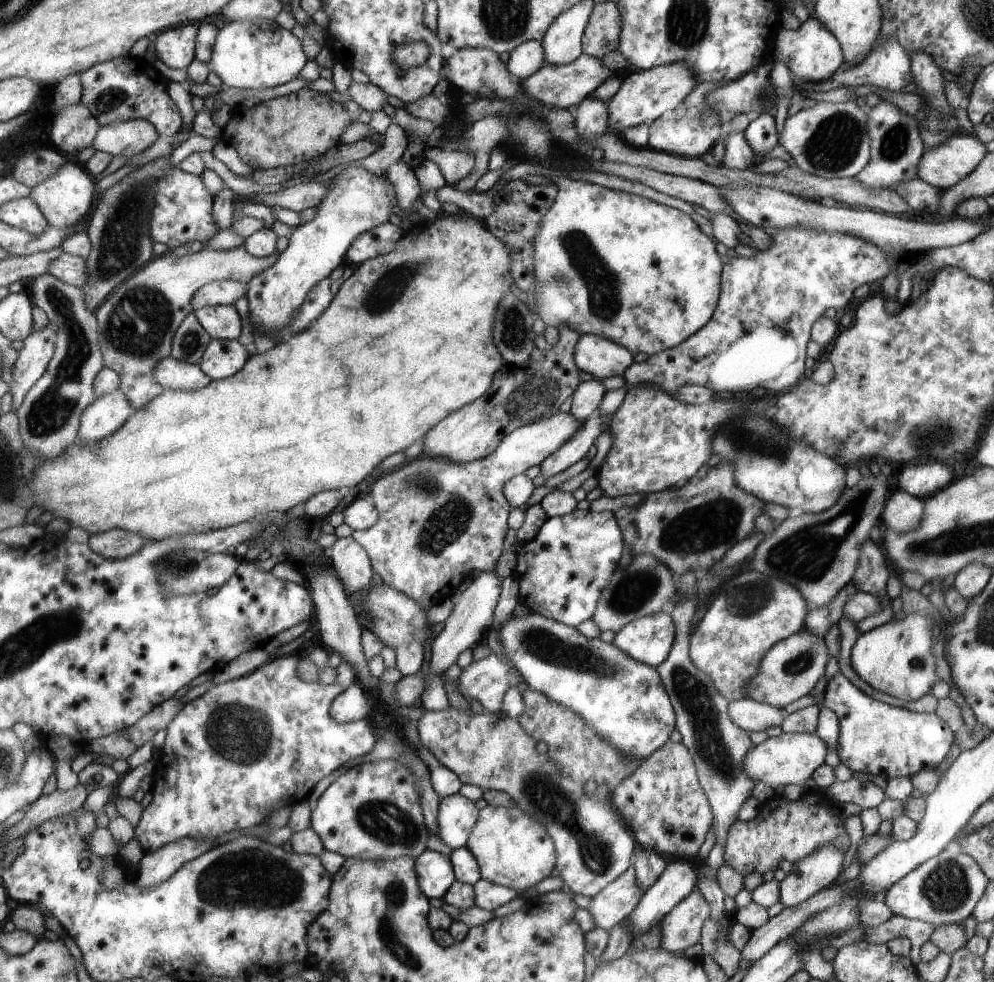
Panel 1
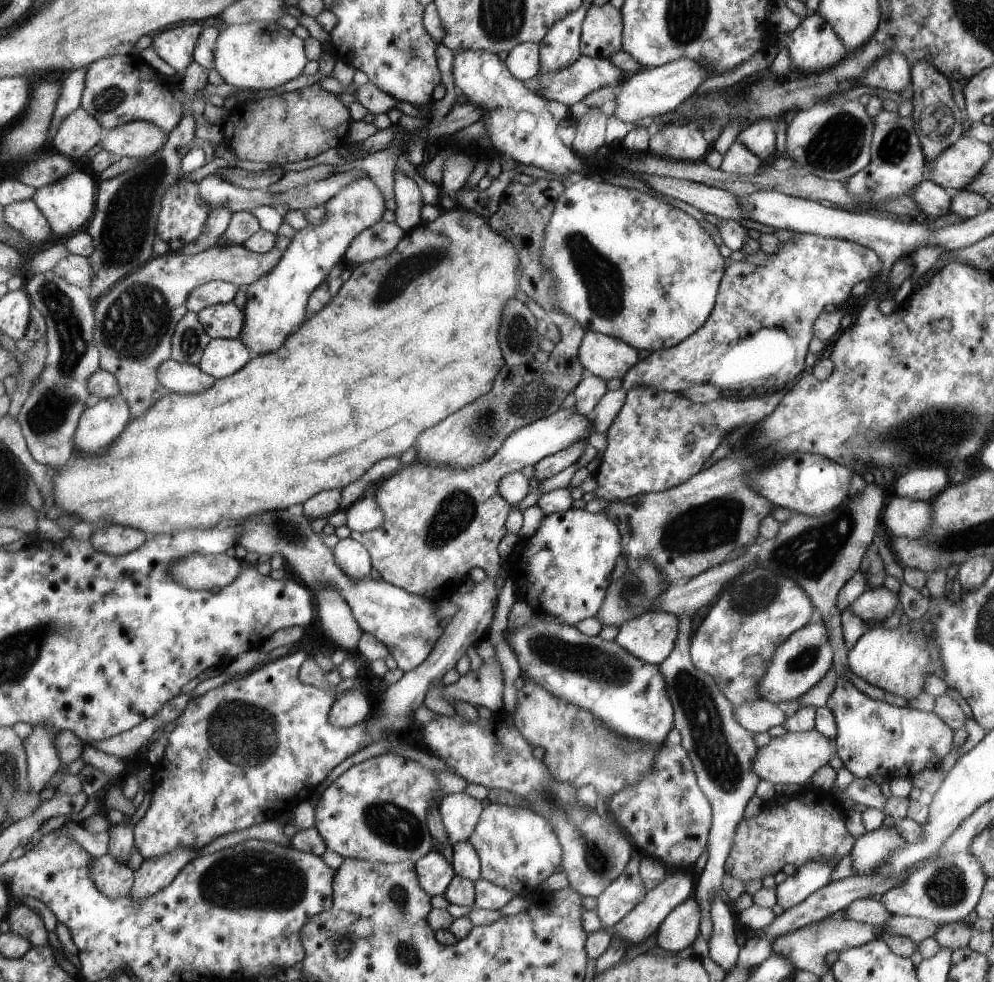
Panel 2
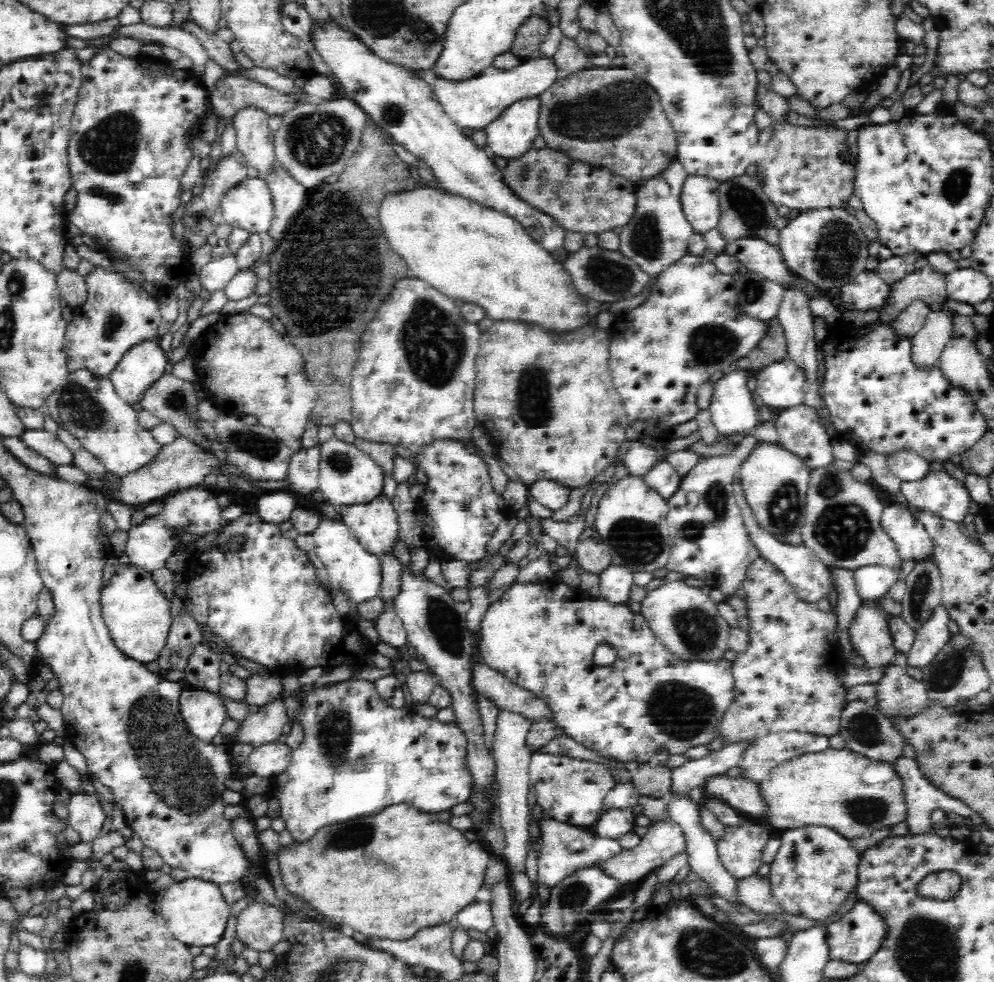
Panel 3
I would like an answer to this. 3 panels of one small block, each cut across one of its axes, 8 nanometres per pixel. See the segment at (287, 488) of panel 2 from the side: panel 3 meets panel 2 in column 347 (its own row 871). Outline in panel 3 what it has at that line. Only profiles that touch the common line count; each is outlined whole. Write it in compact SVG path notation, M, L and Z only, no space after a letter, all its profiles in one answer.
M393 804L386 810L382 809L376 816L366 816L366 818L354 818L346 822L326 825L318 829L312 838L305 843L294 842L288 846L281 845L275 852L278 859L278 872L280 872L280 882L290 896L296 896L298 900L304 900L316 908L326 920L333 921L334 924L352 924L350 928L360 932L366 939L388 939L394 941L411 940L416 932L420 932L426 926L436 926L448 923L456 918L458 912L467 904L474 903L480 899L481 893L478 892L484 886L485 868L488 862L494 860L493 856L488 856L479 841L468 842L462 836L461 830L450 828L449 822L438 820L437 813L425 813L410 807L409 804Z

